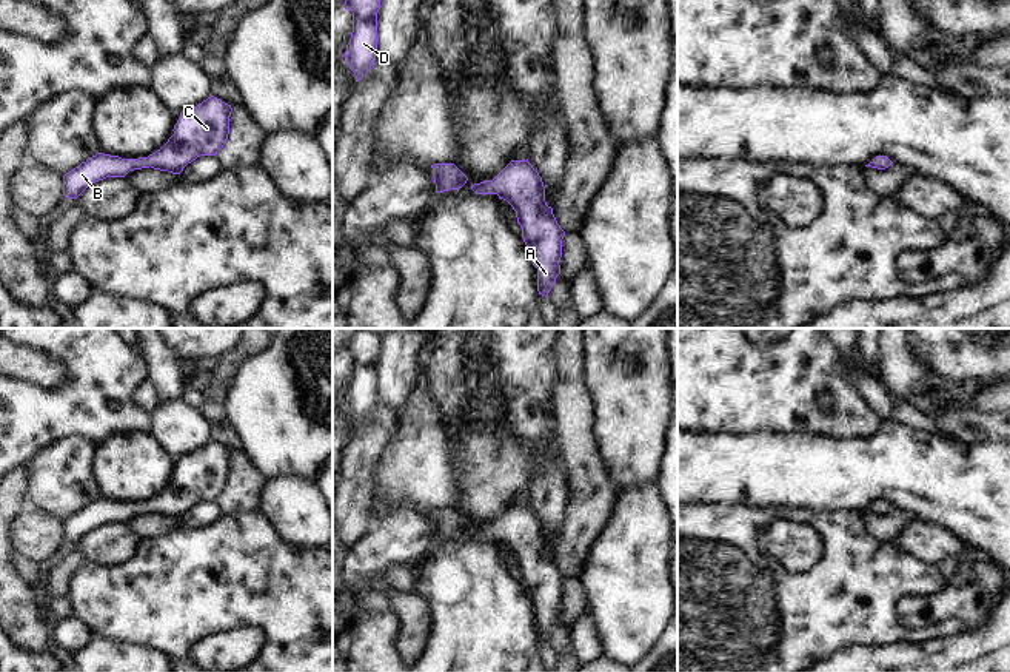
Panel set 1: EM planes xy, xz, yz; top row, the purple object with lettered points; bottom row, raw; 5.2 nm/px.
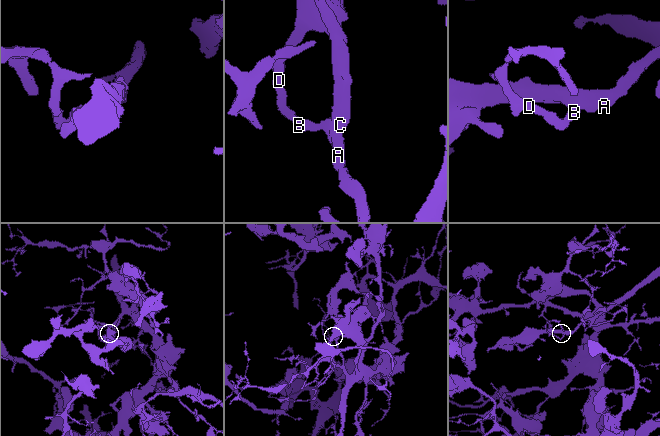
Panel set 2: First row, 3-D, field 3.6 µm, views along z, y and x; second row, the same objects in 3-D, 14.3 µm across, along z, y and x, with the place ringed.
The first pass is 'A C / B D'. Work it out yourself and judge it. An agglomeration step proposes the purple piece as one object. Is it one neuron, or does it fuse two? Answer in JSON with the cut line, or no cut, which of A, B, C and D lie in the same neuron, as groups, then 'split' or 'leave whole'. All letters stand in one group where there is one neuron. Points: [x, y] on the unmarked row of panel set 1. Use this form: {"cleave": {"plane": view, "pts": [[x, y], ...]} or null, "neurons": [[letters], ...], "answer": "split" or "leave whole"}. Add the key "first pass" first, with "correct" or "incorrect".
{"first pass": "incorrect", "cleave": null, "neurons": [["A", "B", "C", "D"]], "answer": "leave whole"}

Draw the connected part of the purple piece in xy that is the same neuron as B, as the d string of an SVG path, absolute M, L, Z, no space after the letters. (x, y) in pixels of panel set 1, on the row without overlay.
M211 441L180 458L168 487L140 504L122 504L97 498L63 521L63 541L77 544L88 532L106 522L125 522L129 516L154 513L180 519L200 501L216 501L229 479L231 450Z

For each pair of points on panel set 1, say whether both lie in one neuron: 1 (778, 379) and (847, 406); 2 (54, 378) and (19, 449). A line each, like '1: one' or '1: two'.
1: one
2: two

